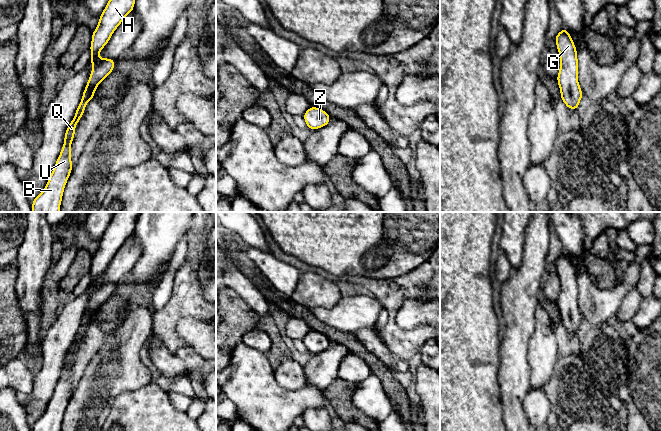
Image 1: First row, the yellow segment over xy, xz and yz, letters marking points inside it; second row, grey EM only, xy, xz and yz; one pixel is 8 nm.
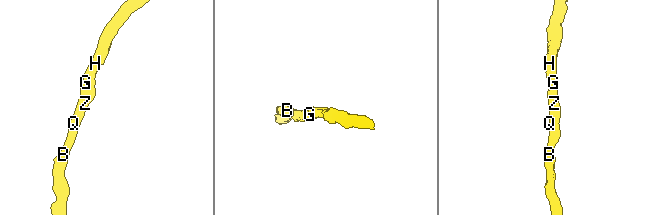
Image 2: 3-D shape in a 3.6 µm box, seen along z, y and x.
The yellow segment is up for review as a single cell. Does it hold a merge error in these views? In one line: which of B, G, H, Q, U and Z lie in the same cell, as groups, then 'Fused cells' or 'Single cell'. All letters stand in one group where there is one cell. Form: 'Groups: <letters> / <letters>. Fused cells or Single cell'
Groups: B G H Q U Z. Single cell

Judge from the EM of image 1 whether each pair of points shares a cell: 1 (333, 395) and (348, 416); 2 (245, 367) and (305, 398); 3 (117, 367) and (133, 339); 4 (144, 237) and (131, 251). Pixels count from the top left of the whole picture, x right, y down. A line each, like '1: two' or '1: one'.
1: one
2: one
3: one
4: two

